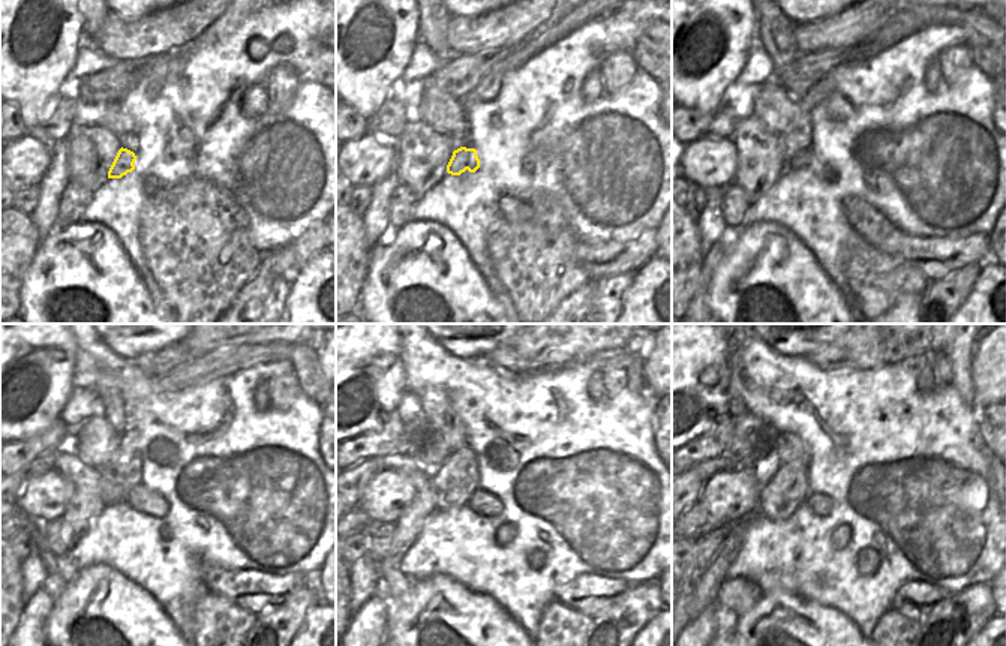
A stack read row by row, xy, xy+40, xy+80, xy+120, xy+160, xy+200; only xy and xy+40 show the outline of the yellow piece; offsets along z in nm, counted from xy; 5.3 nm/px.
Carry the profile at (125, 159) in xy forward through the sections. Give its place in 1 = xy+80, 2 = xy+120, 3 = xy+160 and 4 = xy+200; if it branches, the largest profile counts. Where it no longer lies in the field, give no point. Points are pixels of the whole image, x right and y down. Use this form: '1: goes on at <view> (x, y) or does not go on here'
1: goes on at xy+80 (808, 161)
2: goes on at xy+120 (143, 499)
3: goes on at xy+160 (486, 504)
4: goes on at xy+200 (820, 504)

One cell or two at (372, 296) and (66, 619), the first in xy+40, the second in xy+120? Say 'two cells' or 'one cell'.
one cell

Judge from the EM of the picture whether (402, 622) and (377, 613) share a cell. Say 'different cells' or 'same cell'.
different cells

